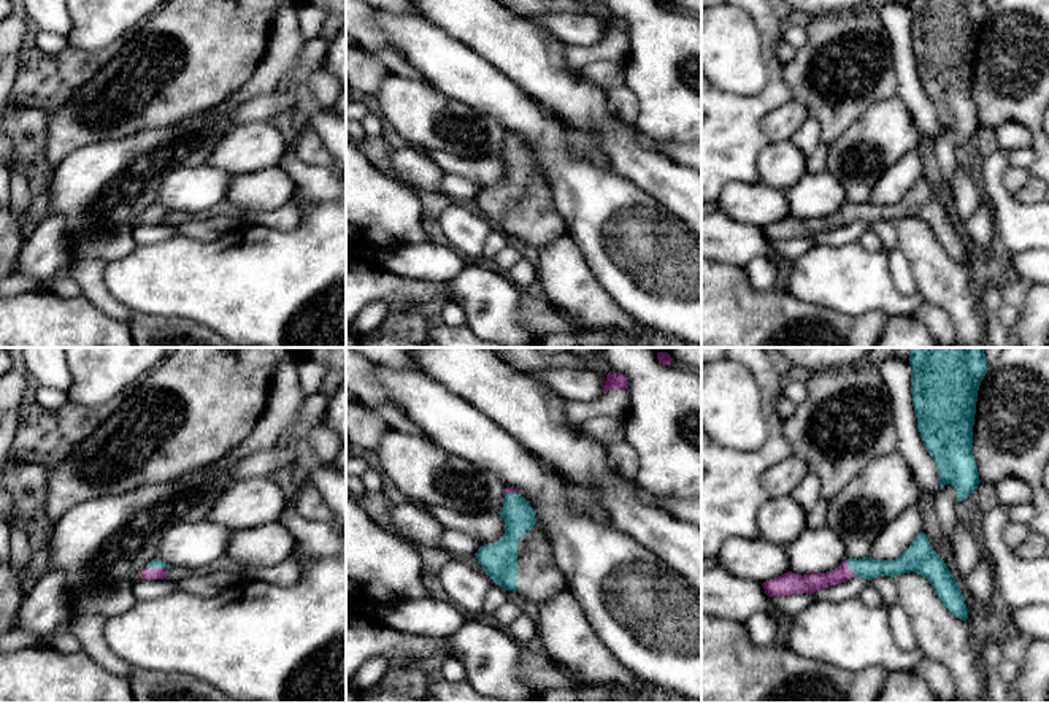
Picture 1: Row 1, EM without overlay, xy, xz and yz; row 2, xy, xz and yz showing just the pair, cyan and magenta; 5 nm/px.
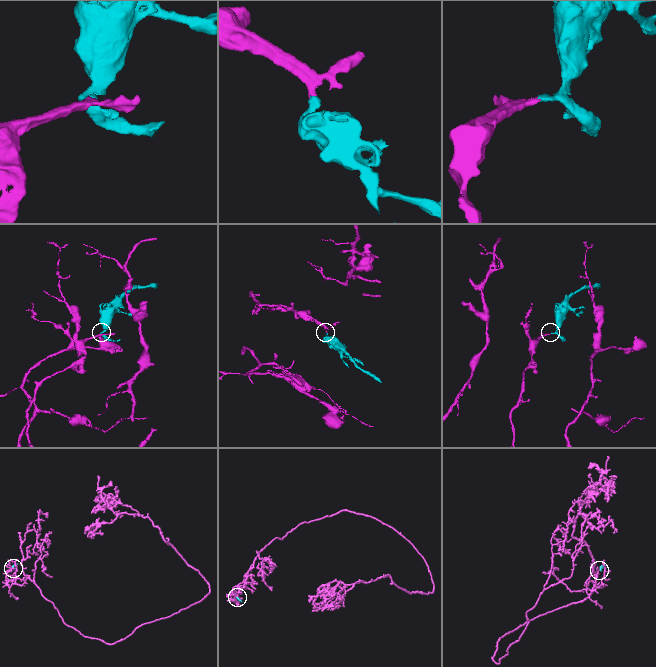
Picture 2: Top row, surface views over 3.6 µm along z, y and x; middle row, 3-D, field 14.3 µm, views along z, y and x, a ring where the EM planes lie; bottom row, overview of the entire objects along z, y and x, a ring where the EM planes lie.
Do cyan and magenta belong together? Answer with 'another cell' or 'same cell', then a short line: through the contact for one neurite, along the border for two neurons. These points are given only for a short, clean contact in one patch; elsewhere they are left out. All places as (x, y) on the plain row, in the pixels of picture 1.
same cell; line yz (868, 213), (849, 213), (832, 222), (810, 227)

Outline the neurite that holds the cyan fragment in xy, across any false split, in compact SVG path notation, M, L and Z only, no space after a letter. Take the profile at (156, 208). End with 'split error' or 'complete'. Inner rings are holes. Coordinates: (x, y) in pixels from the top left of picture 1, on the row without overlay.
M154 203L140 219L141 224L163 224L167 222L170 211L162 205Z; split error

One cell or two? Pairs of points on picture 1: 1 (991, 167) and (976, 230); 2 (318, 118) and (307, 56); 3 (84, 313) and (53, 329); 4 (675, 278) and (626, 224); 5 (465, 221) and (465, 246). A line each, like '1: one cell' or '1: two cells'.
1: two cells
2: one cell
3: one cell
4: one cell
5: one cell

